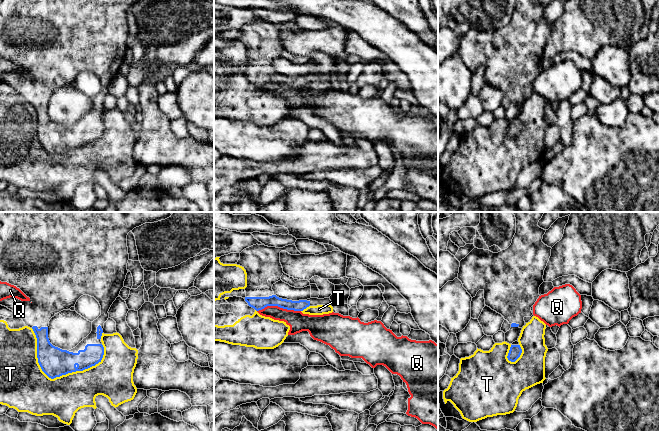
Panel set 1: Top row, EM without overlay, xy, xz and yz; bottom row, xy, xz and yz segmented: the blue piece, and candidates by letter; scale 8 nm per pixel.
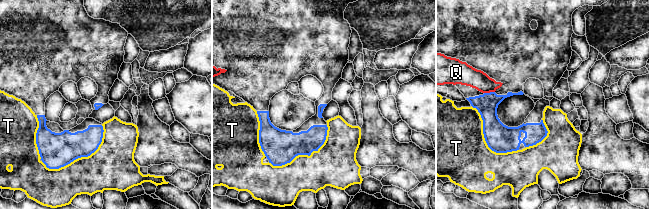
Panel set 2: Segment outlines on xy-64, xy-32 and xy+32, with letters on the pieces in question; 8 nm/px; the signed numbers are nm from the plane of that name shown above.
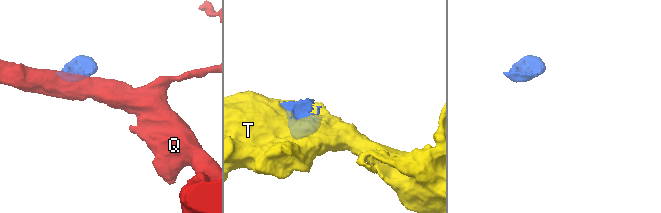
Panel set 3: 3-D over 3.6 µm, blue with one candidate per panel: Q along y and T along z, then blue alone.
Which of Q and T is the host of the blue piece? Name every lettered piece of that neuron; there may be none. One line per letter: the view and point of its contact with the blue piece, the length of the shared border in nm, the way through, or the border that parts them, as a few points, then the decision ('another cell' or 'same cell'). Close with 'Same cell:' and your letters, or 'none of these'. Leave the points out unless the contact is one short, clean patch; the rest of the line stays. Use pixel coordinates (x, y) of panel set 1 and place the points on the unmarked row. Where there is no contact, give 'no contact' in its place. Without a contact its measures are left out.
Q: contact xz (278, 82); length 360 nm; border xz (300, 86), (265, 82), (257, 87); another cell
T: contact xy (52, 154); length 650 nm; another cell
Same cell: none of these

